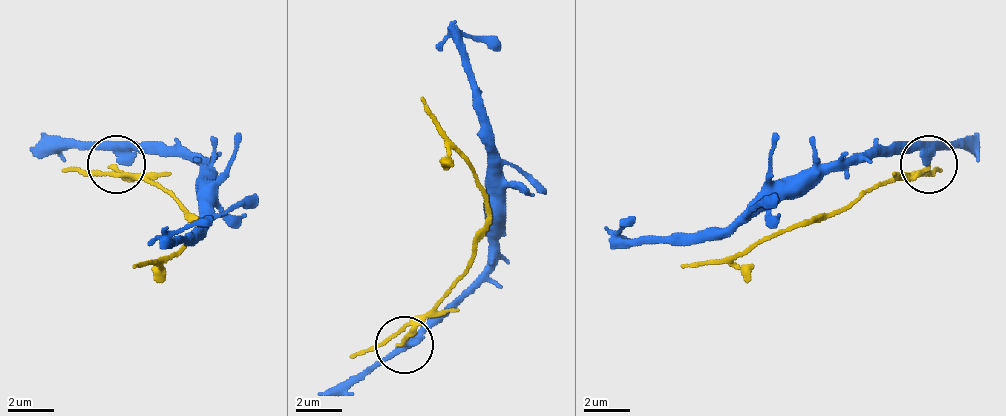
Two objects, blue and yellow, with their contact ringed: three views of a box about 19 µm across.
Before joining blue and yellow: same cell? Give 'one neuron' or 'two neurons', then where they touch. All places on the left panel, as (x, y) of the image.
two neurons; at (116, 164)

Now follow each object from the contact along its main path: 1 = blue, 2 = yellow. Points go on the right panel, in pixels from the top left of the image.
1: (930, 163), (918, 151), (861, 151), (849, 163), (780, 180), (728, 226), (624, 238), (636, 215)
2: (930, 163), (809, 226), (757, 238), (740, 255), (682, 267)

